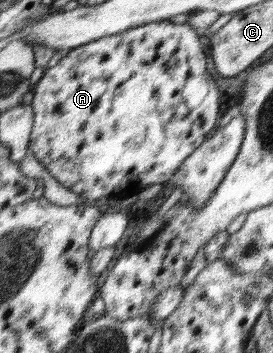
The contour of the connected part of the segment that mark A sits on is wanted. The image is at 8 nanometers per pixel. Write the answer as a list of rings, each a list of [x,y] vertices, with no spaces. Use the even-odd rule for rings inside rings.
[[[170,20],[154,21],[139,27],[132,27],[130,30],[105,36],[92,41],[92,43],[66,51],[53,67],[44,70],[37,85],[31,89],[34,97],[30,106],[34,111],[34,122],[29,151],[61,185],[73,193],[83,196],[87,203],[98,204],[101,197],[111,197],[115,200],[136,196],[148,185],[163,184],[174,174],[185,158],[204,142],[209,131],[213,131],[213,127],[215,127],[215,121],[219,115],[219,101],[217,100],[219,92],[205,63],[203,43],[201,43],[201,36],[197,35],[197,31],[188,23],[175,24]]]

